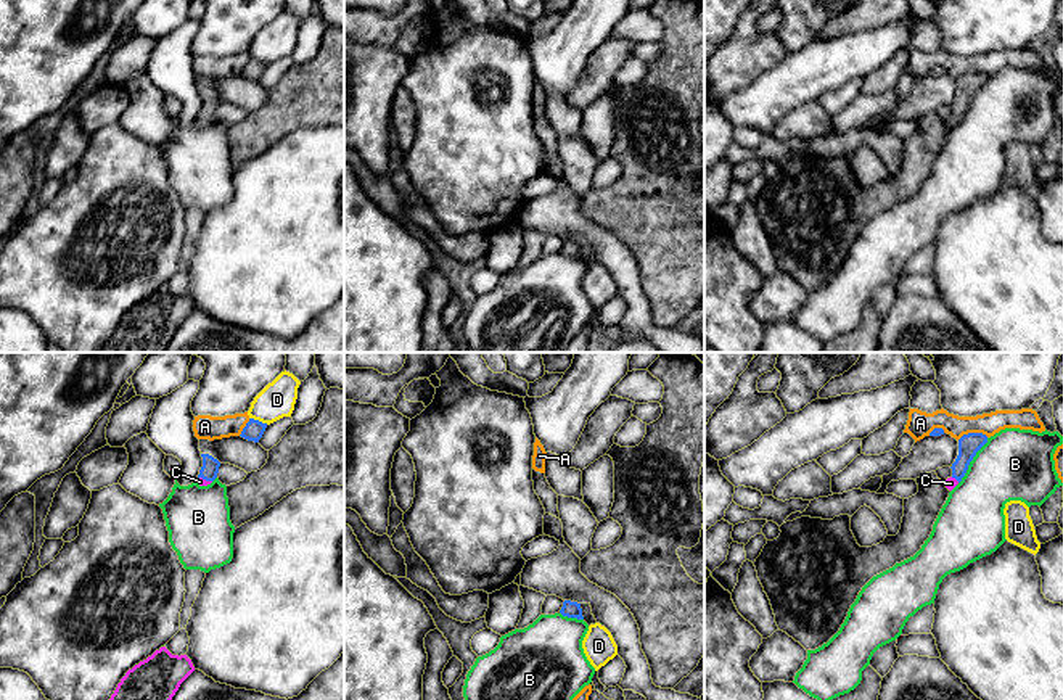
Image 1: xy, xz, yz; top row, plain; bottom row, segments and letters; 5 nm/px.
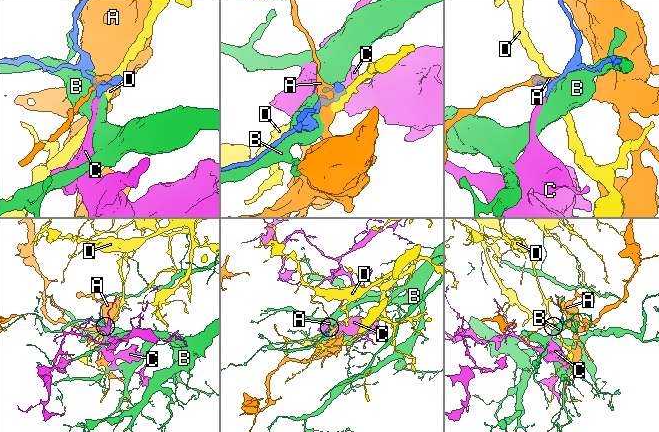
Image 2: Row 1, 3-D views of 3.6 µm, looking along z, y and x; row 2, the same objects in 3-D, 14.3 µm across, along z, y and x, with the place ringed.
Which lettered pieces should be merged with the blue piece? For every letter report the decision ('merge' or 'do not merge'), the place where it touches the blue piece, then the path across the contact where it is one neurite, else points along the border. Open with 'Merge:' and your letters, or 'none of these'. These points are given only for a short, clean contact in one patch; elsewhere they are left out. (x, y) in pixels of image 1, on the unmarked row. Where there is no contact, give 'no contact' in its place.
Merge: C
A: do not merge; meets blue in yz at (972, 73); border along yz (988, 76), (964, 73), (957, 79)
B: do not merge; meets blue in yz at (972, 98)
C: merge; meets blue in xy at (205, 118); runs through xy (209, 108), (205, 118), (200, 121)
D: do not merge; meets blue in xy at (259, 61); border along xy (250, 57), (267, 63)

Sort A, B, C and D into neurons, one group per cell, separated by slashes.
A / B / C / D

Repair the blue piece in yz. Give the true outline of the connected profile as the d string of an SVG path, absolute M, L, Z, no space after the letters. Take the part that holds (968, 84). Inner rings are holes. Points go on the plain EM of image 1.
M968 72L958 79L958 95L950 106L952 116L944 121L949 130L952 130L962 121L970 101L986 82L987 76L983 72Z

